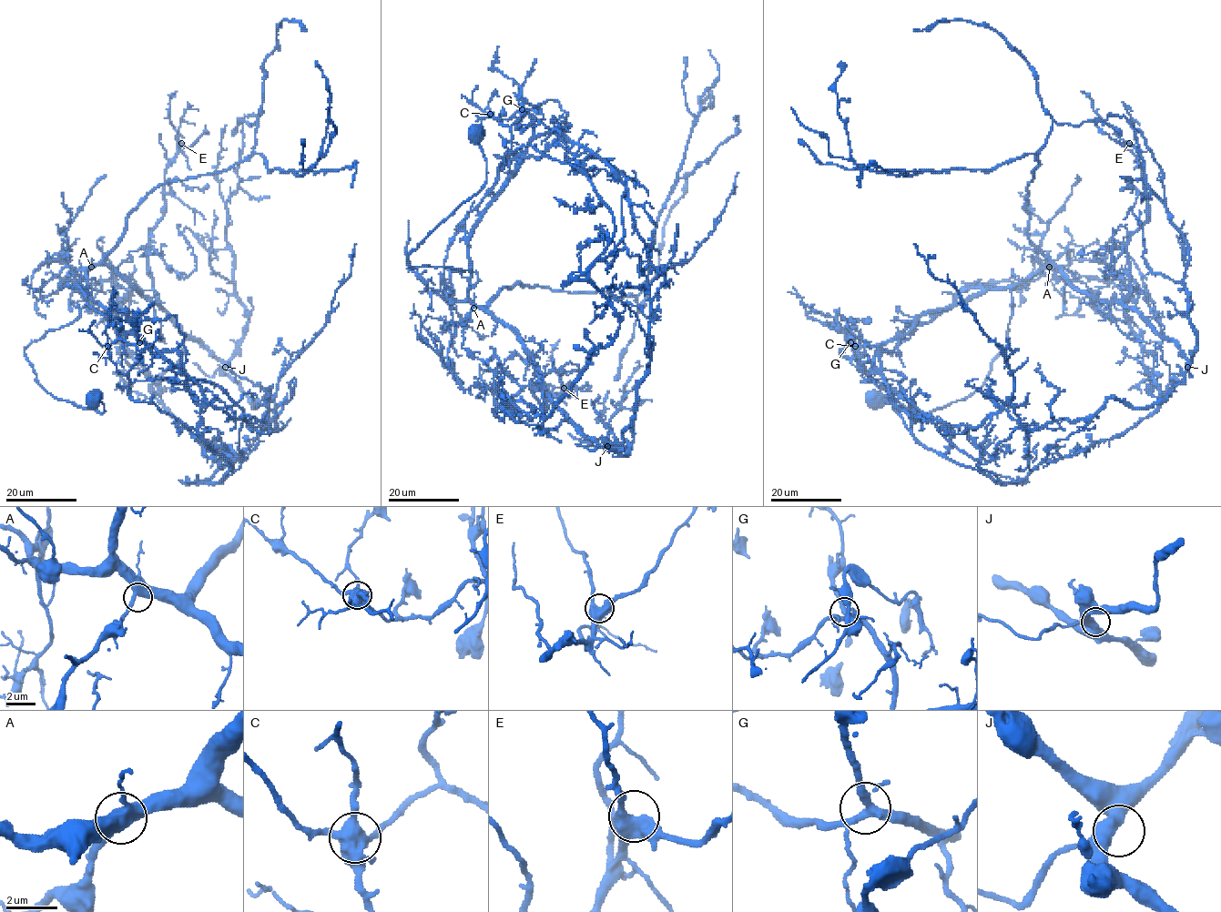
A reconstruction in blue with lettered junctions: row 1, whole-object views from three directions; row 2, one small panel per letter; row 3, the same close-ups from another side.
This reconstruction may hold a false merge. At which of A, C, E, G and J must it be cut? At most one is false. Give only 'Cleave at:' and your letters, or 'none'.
Cleave at: C

